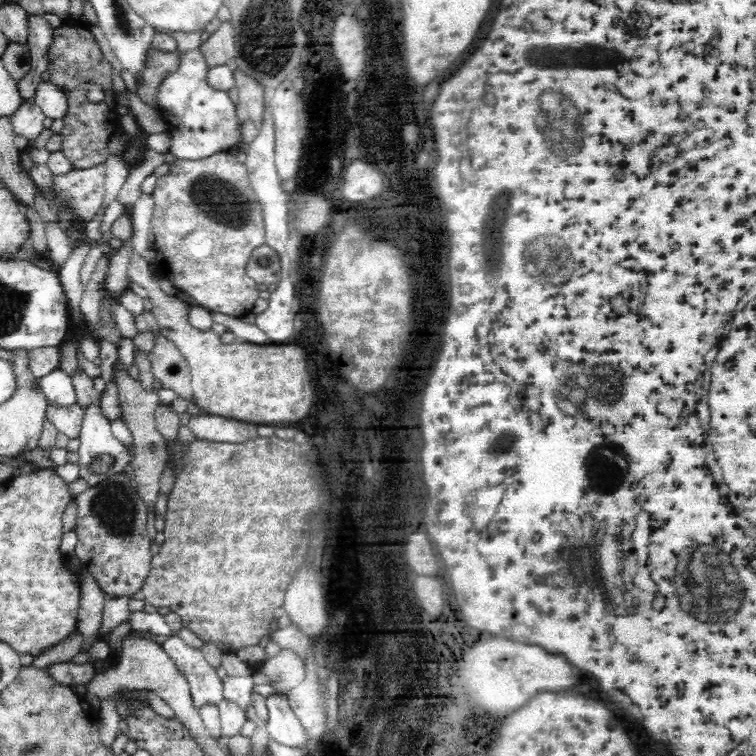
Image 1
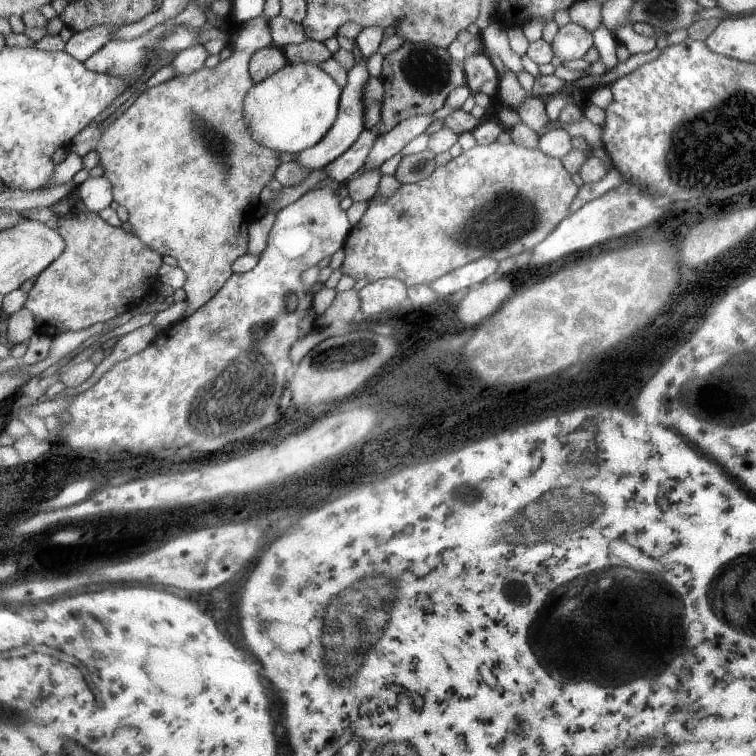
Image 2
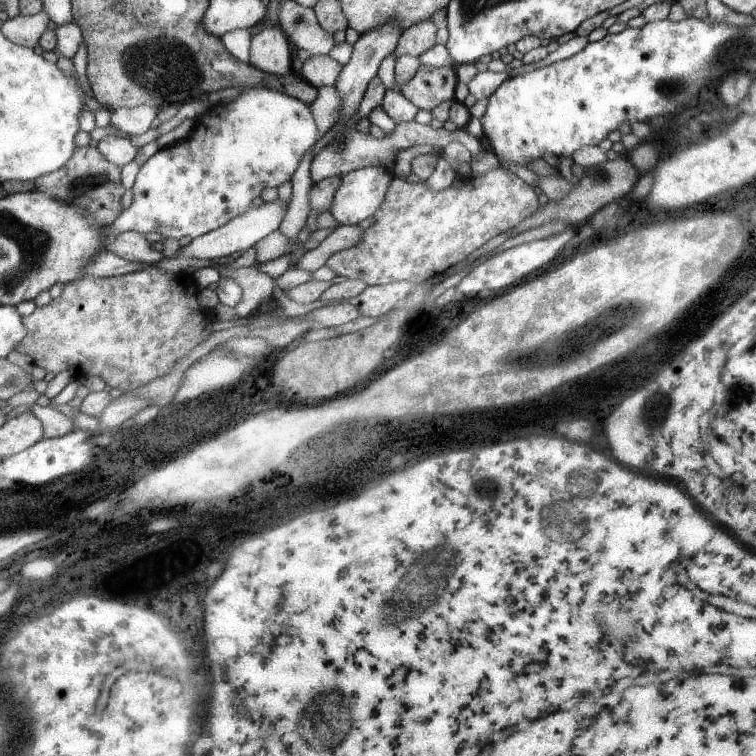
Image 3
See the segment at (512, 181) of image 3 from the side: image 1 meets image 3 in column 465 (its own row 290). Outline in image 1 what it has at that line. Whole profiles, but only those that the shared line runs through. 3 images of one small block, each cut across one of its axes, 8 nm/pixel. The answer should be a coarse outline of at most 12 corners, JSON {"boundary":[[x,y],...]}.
{"boundary":[[177,159],[150,220],[156,272],[243,317],[264,244],[247,168]]}

